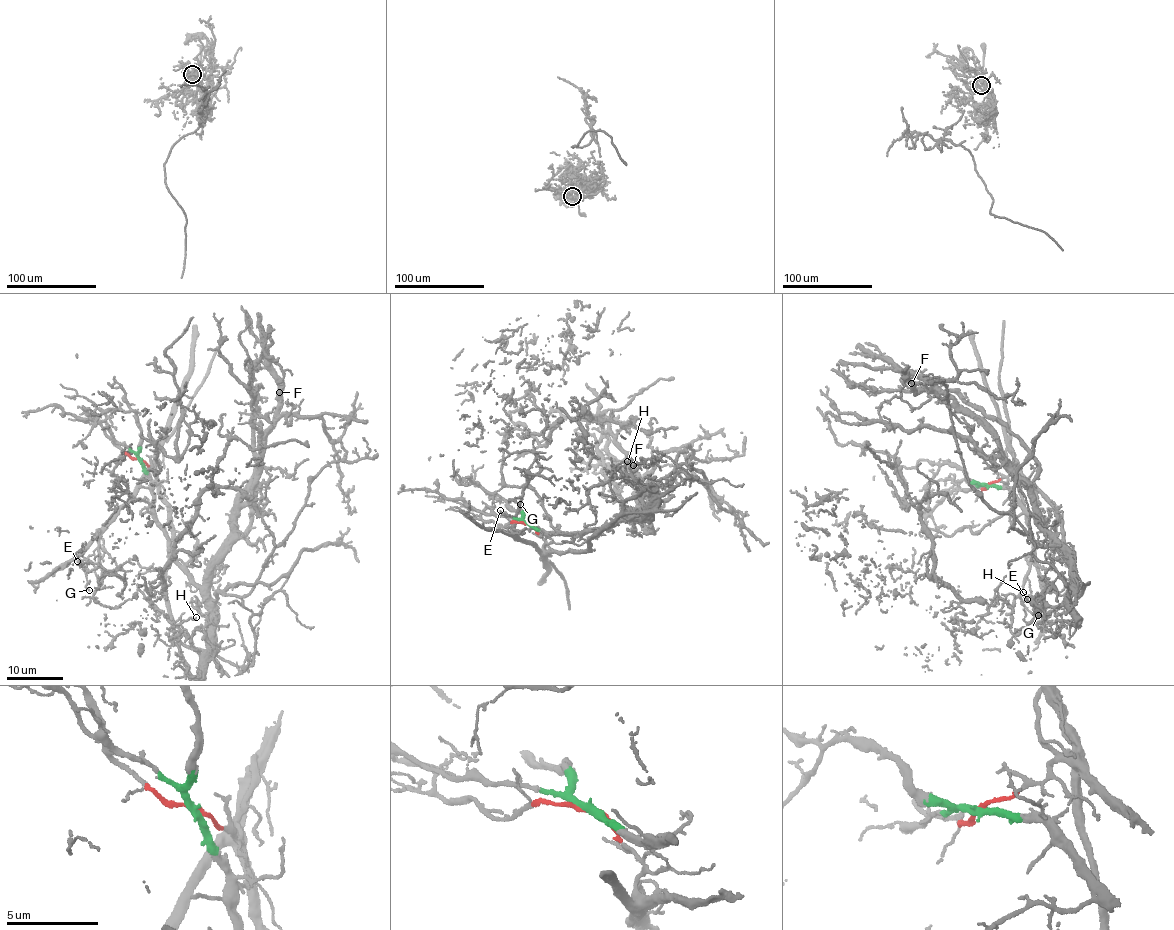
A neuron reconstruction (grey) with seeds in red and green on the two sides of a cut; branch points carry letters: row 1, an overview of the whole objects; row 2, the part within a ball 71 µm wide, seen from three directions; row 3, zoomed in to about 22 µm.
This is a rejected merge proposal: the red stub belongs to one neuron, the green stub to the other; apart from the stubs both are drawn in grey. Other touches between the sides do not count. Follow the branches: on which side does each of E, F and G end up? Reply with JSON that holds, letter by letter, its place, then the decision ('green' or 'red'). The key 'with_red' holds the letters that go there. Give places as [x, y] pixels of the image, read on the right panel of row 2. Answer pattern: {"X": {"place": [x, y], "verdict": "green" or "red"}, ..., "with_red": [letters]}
{"E": {"place": [1027, 599], "verdict": "red"}, "F": {"place": [911, 383], "verdict": "green"}, "G": {"place": [1038, 615], "verdict": "red"}, "with_red": ["E", "G"]}

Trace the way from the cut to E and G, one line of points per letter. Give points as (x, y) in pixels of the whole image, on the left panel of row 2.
E: (140, 459), (154, 468), (153, 466), (148, 471), (137, 494), (101, 534), (99, 546), (77, 562)
G: (140, 459), (154, 468), (153, 466), (148, 471), (137, 494), (101, 534), (98, 566), (85, 573), (90, 590)

